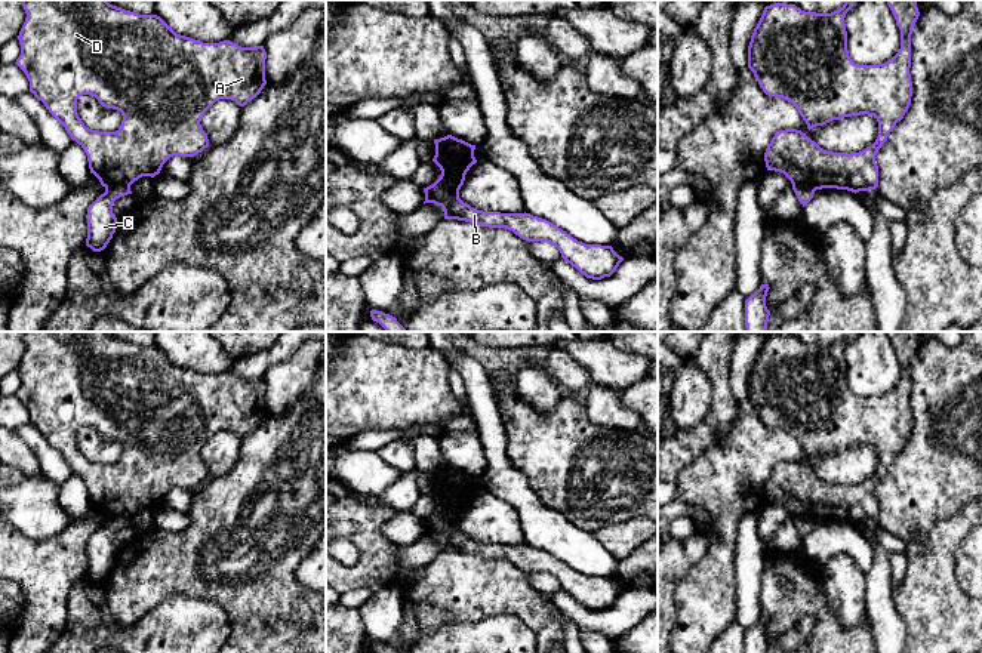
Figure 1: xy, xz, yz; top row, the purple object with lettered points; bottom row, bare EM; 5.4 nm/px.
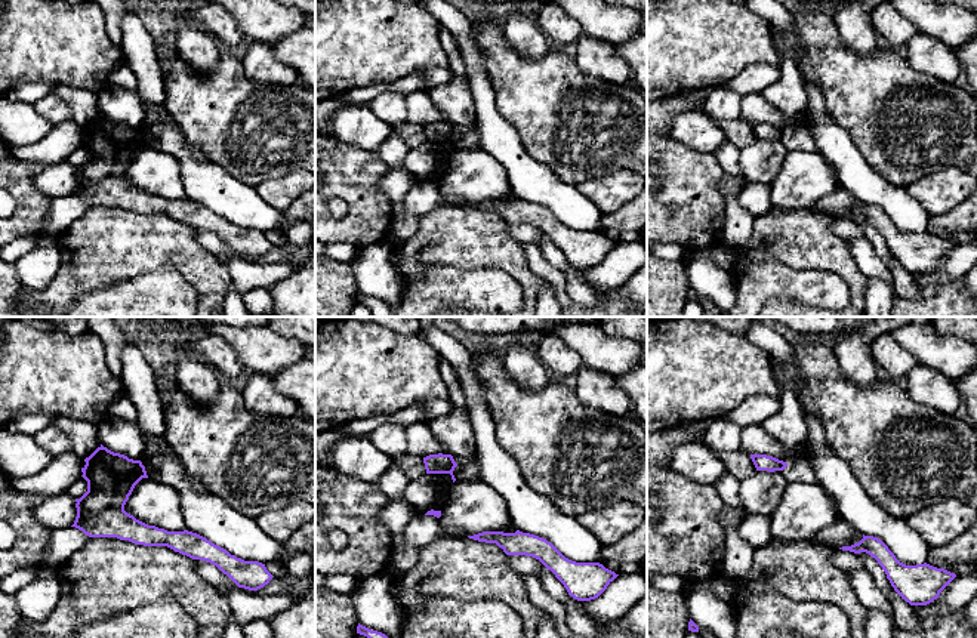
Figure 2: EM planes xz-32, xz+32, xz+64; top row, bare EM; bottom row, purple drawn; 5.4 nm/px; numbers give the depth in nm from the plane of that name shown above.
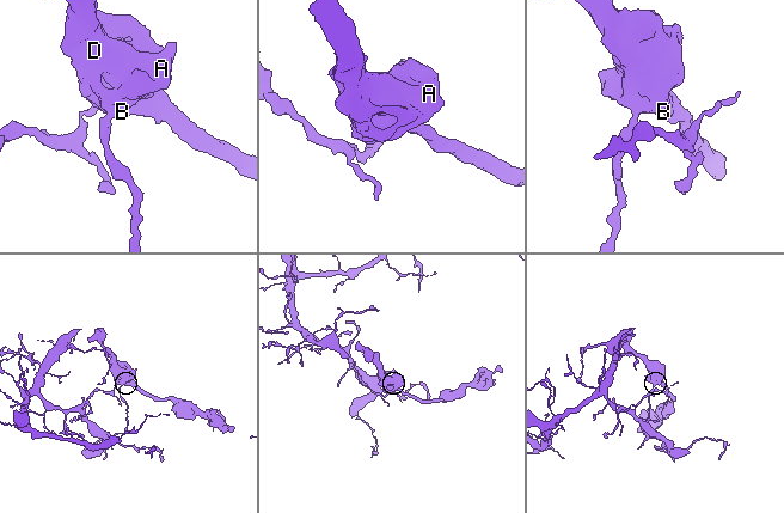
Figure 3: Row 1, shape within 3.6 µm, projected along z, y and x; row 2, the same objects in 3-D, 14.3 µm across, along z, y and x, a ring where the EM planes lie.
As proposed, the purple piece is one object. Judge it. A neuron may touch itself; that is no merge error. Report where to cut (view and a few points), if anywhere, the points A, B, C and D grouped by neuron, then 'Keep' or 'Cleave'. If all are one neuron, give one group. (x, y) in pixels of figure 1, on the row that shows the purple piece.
Split along xz (461, 139), (449, 150), (437, 148). Groups: A B D / C. Cleave

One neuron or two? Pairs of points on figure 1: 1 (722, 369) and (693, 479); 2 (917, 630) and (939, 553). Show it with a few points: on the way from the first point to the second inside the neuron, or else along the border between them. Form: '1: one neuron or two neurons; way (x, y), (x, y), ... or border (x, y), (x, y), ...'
1: two neurons; border (727, 436), (693, 459), (676, 480)
2: one neuron; way (930, 610), (930, 572)

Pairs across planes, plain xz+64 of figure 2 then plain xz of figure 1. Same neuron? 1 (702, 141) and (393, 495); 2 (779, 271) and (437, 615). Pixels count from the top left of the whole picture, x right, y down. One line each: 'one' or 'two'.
1: two
2: two

